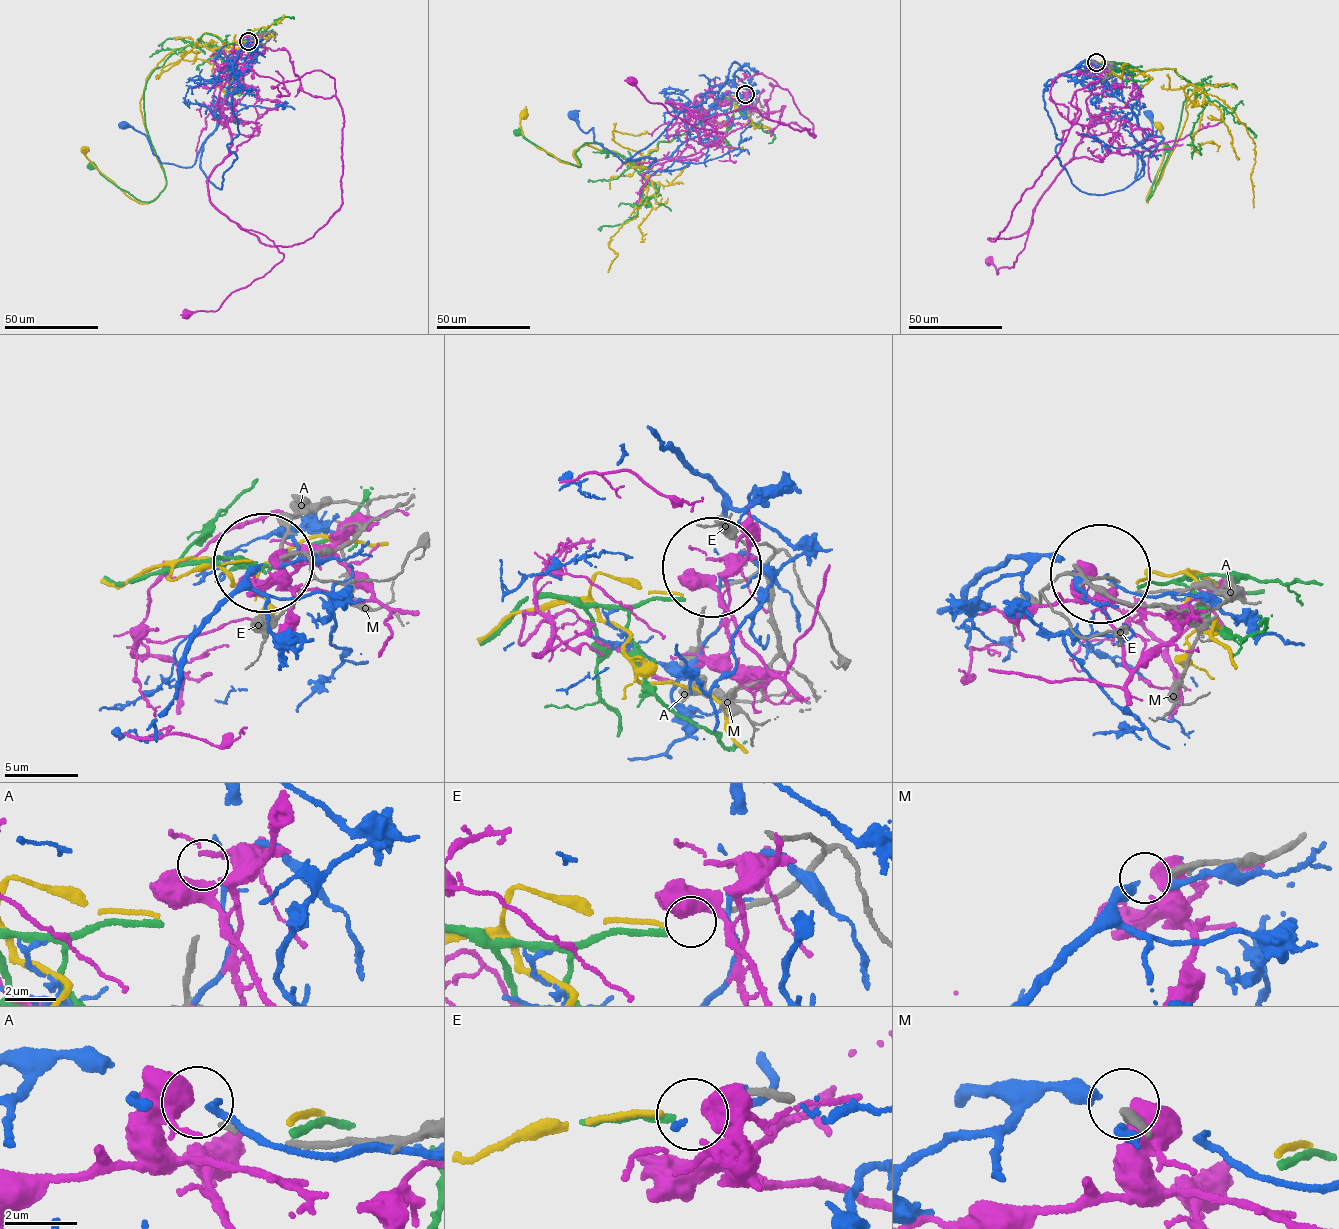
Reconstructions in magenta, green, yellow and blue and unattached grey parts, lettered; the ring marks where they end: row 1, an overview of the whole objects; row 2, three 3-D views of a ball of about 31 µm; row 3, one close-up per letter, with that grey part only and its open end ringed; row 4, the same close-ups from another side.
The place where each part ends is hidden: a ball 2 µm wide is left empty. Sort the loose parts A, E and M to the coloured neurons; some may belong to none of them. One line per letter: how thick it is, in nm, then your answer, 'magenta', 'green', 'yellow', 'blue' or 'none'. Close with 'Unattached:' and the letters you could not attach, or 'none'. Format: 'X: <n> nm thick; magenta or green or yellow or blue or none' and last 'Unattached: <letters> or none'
A: 140 nm thick; none
E: 190 nm thick; yellow
M: 320 nm thick; none
Unattached: A, M

